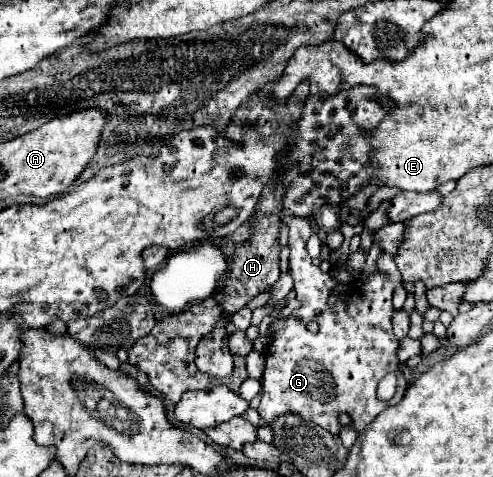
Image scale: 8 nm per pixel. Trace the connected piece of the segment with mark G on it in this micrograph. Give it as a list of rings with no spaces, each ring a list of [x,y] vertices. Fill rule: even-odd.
[[[286,214],[282,216],[282,222],[290,228],[290,272],[300,308],[296,308],[286,320],[276,320],[270,328],[274,342],[264,352],[266,370],[262,376],[264,390],[258,412],[266,422],[272,422],[280,414],[294,412],[332,434],[340,434],[342,424],[338,418],[340,414],[348,414],[352,418],[350,426],[356,432],[362,432],[364,426],[368,426],[384,408],[398,404],[408,386],[400,372],[396,356],[398,340],[392,332],[392,292],[402,284],[400,272],[394,258],[382,252],[376,274],[366,282],[356,282],[356,290],[350,290],[344,298],[328,304],[328,296],[338,282],[312,264],[306,252],[306,242],[312,236],[308,220]],[[310,322],[320,326],[316,334],[308,330]],[[390,372],[398,378],[398,390],[392,400],[380,402],[376,386]]]

